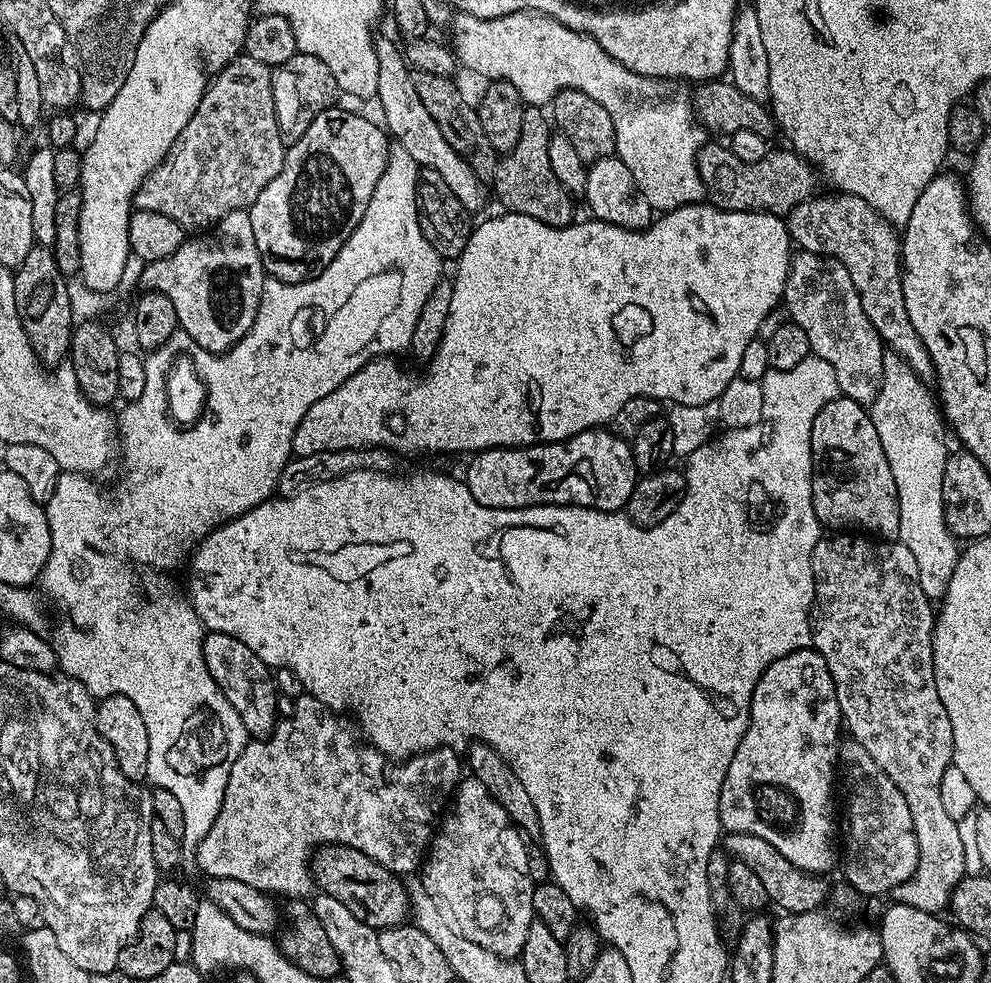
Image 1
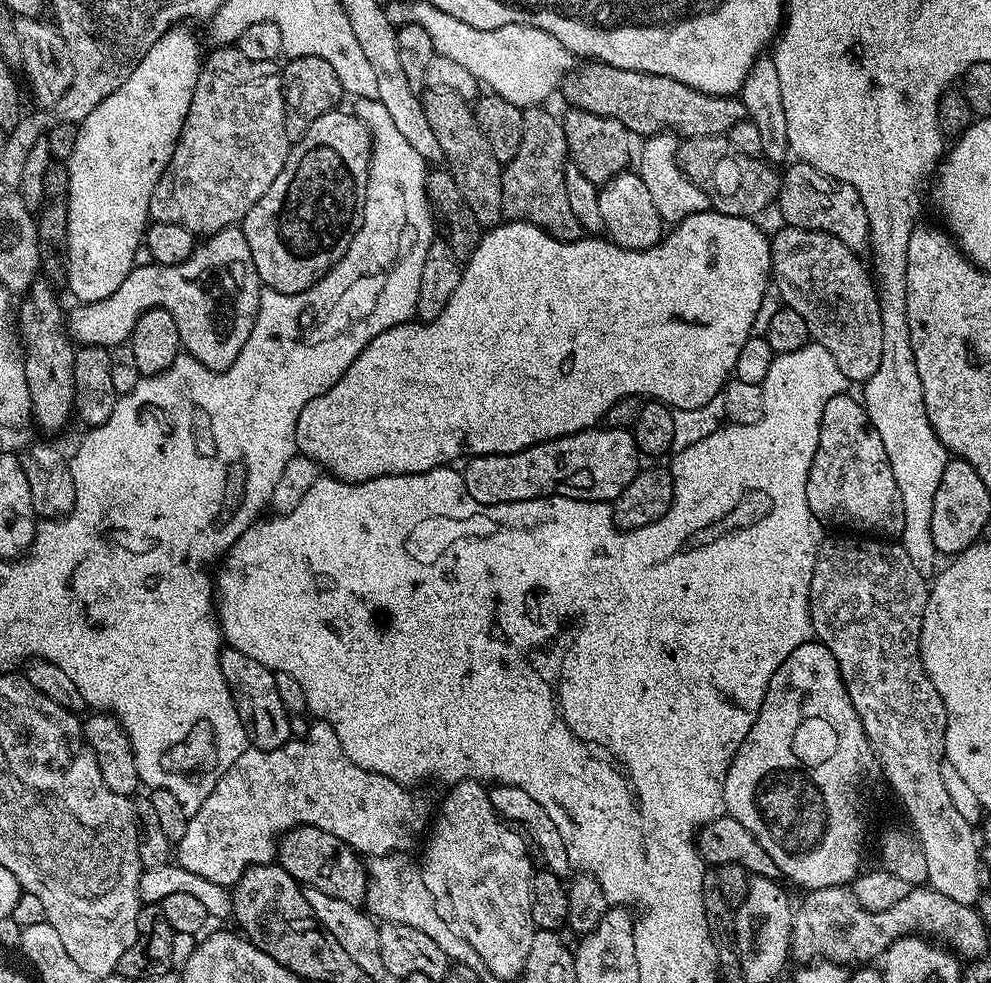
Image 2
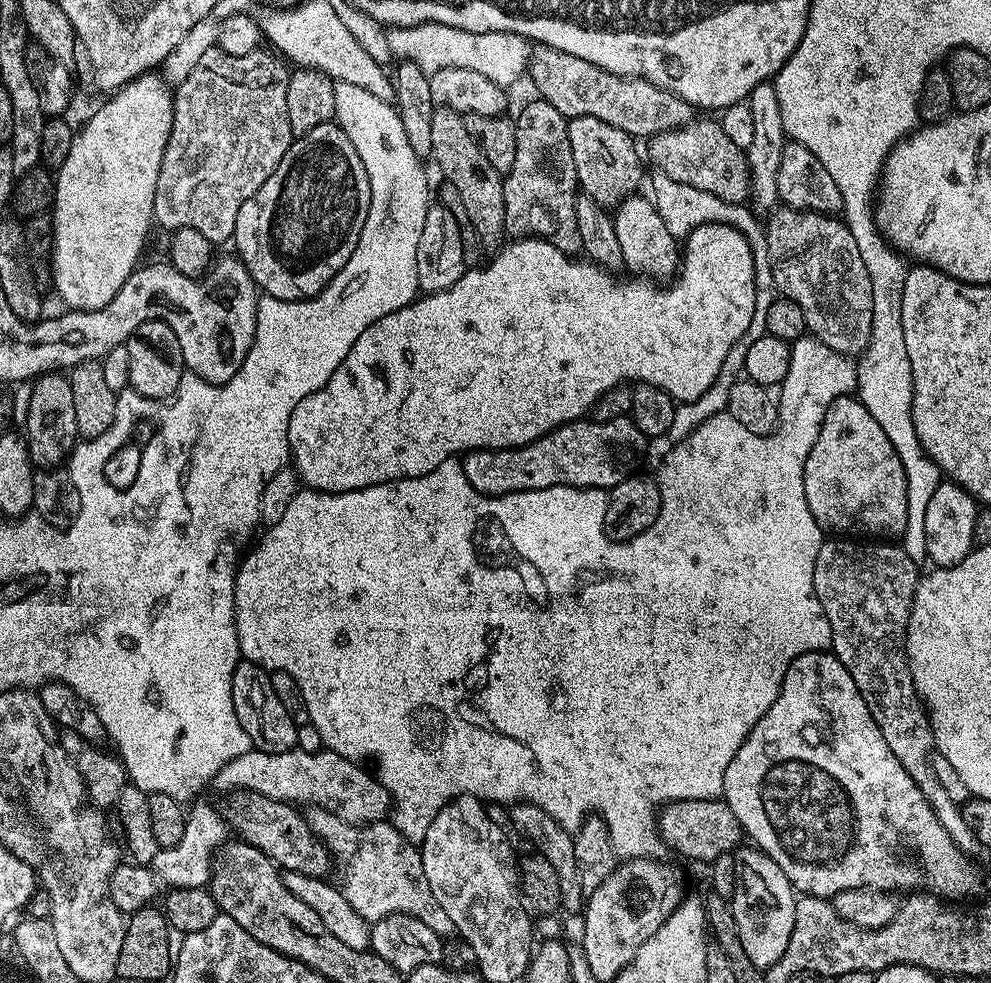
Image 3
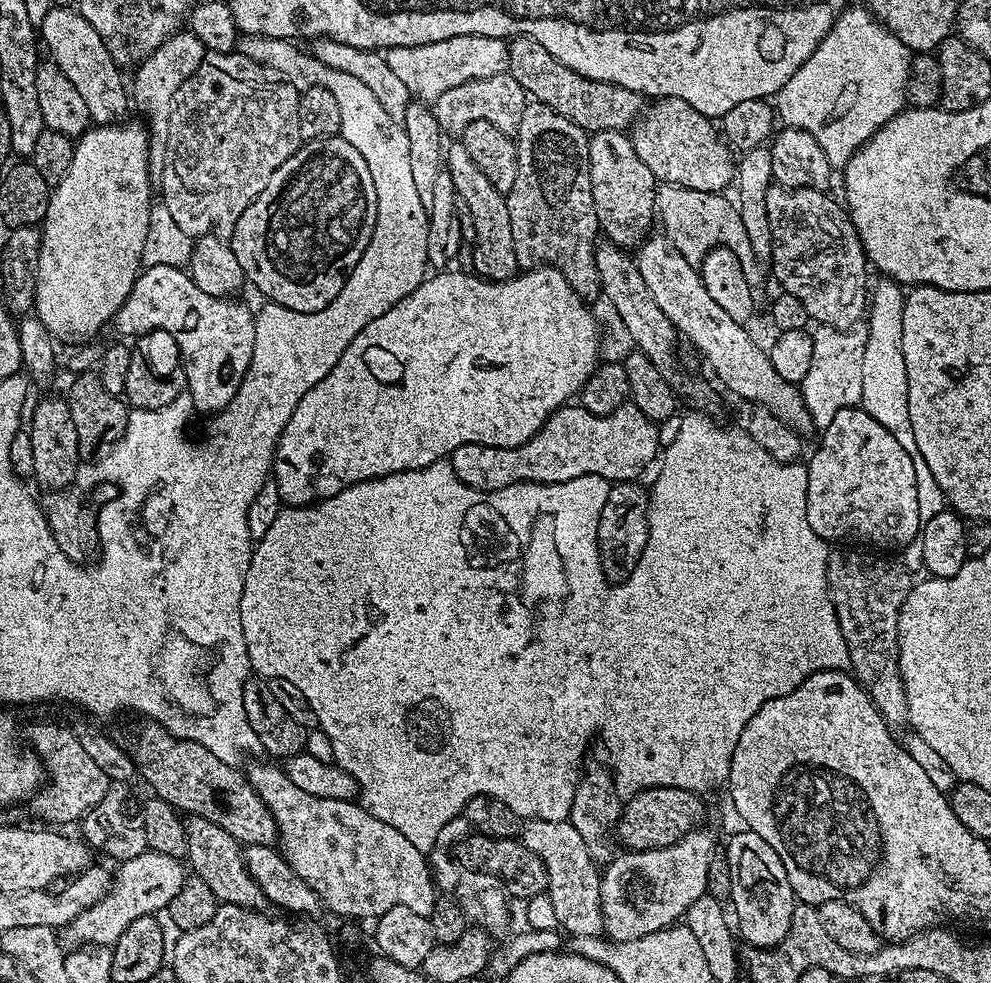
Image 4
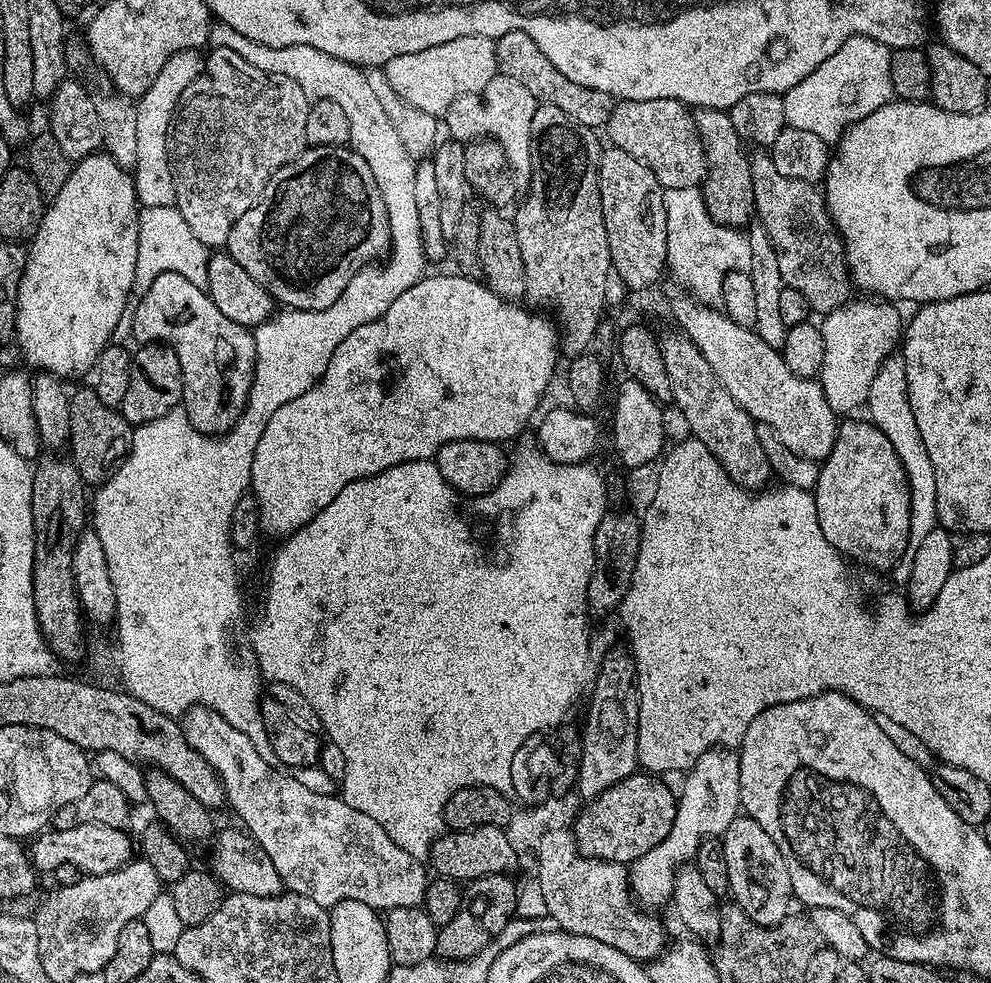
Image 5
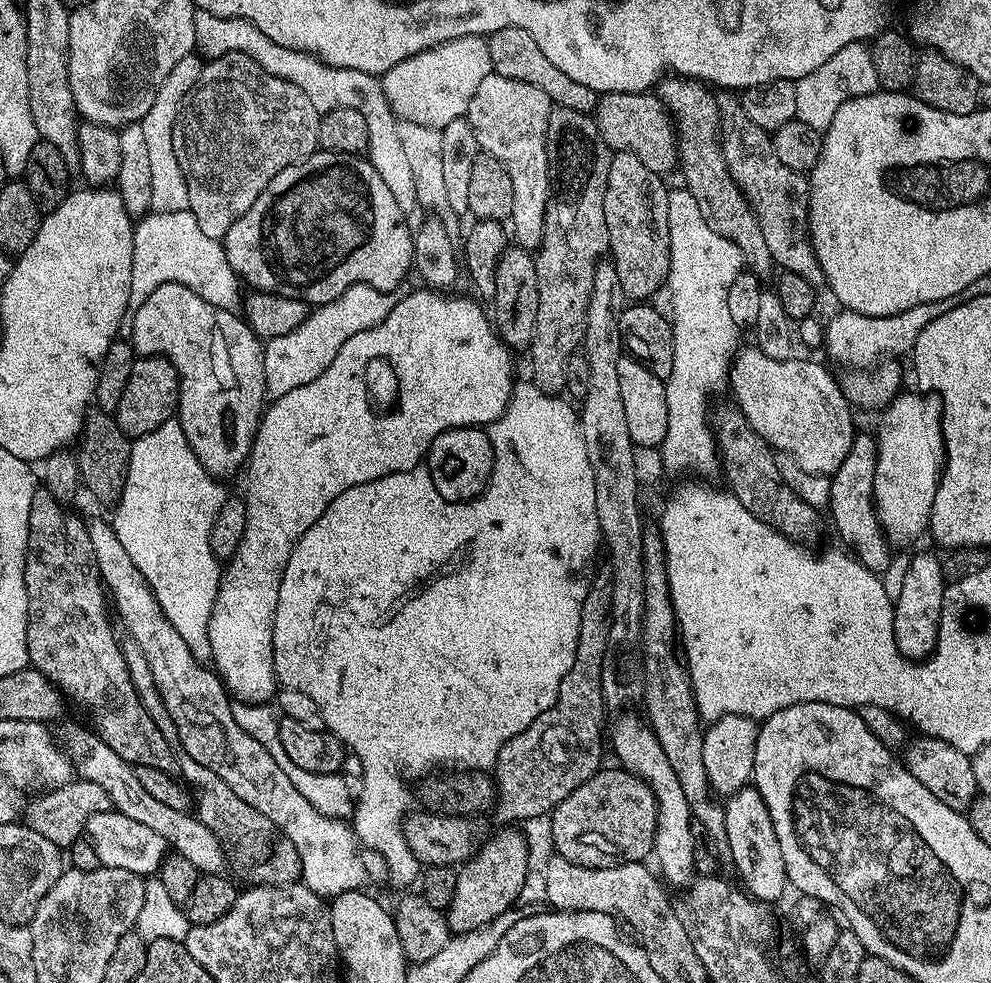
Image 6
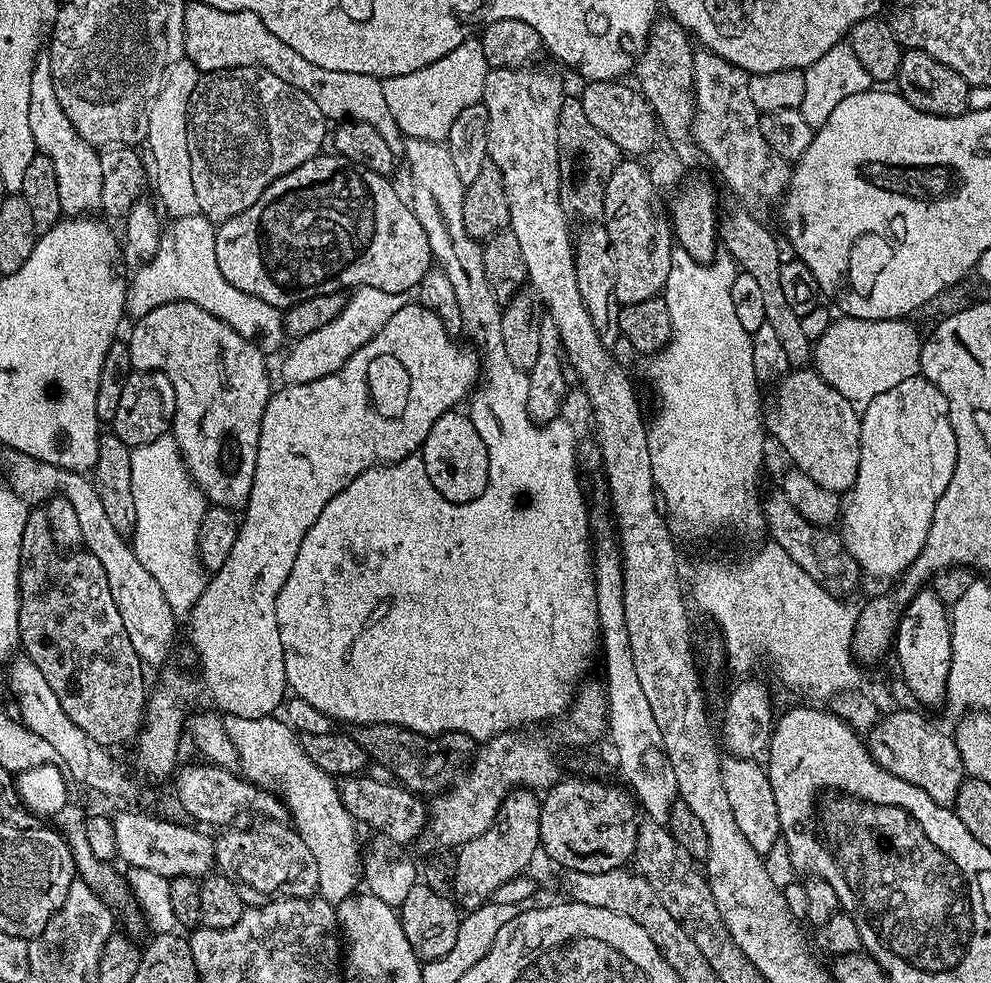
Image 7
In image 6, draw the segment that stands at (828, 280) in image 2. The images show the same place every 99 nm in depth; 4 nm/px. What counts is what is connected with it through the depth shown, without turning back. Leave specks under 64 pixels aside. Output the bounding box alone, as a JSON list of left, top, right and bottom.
[716,95,823,286]

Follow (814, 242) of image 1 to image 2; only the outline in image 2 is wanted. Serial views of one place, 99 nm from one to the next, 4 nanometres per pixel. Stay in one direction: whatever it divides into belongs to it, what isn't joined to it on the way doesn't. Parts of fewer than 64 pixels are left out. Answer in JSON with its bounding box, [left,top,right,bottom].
[778,162,869,254]

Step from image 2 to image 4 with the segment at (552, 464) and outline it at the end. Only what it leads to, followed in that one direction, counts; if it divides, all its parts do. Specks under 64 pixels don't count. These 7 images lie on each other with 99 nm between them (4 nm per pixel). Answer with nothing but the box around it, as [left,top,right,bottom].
[450,402,660,492]

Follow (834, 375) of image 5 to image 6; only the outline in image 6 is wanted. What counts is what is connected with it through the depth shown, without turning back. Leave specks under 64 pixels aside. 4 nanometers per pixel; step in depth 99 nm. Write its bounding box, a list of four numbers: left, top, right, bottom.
[823,300,953,370]

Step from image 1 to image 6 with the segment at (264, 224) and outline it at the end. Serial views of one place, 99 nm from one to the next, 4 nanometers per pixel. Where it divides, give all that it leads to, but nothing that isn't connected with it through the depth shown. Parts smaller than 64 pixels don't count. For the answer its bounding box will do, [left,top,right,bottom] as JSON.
[222,150,414,306]

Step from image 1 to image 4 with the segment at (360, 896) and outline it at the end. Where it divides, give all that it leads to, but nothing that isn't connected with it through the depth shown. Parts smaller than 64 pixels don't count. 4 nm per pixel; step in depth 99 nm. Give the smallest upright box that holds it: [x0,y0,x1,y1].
[130,722,276,845]

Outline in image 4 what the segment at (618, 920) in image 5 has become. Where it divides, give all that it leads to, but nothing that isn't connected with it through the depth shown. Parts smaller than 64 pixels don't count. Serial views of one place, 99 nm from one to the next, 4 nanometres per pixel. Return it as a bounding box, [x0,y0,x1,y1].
[522,820,604,937]

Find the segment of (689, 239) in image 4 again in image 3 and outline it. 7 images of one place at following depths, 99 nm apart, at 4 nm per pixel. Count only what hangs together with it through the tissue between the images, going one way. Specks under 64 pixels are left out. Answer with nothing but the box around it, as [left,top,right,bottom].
[650,172,778,322]

